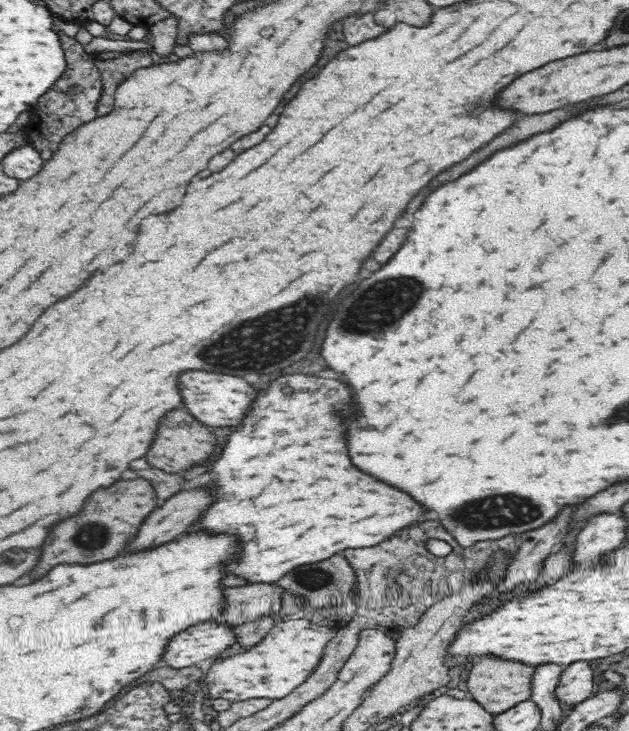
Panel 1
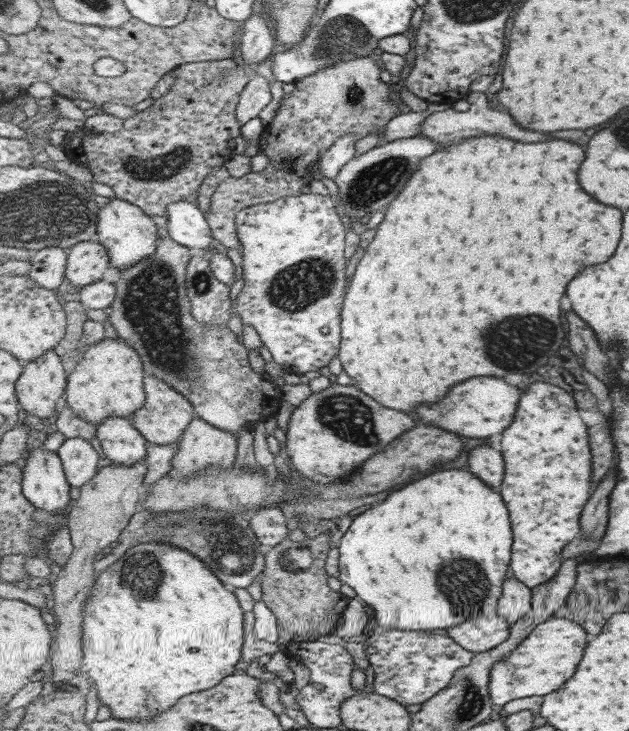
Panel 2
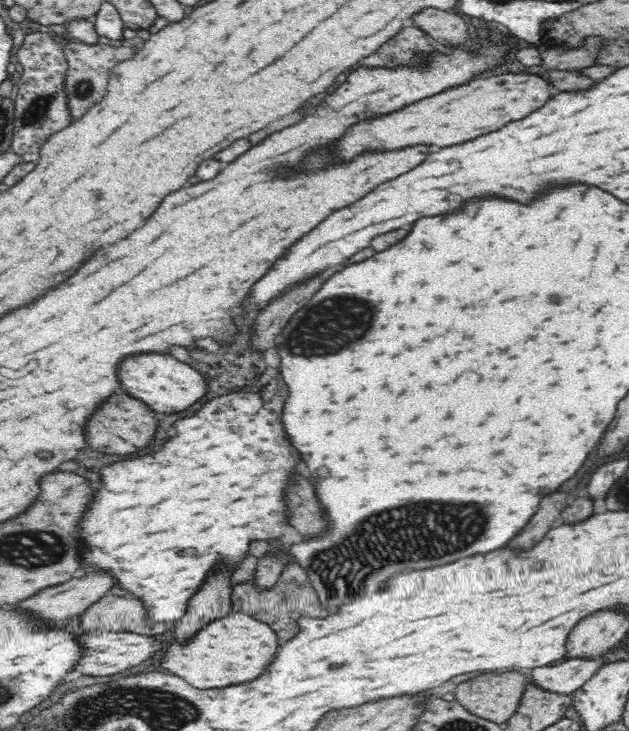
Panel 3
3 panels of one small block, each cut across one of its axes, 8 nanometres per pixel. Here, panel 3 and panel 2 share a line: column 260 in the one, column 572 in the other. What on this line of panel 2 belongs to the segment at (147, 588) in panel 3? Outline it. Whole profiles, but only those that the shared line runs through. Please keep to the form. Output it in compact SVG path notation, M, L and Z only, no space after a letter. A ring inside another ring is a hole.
M535 382L523 392L519 416L503 436L507 472L501 492L511 508L515 528L515 558L510 569L513 576L535 588L558 574L566 563L561 556L563 548L581 532L581 512L591 498L593 476L589 430L570 392L547 382Z

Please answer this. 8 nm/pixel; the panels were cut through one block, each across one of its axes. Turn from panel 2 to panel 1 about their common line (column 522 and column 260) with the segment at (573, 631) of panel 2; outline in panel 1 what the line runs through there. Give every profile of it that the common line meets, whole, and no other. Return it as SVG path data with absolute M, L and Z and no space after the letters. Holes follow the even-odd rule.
M296 616L288 621L276 621L272 631L252 650L213 660L213 665L202 677L201 684L207 696L226 699L229 703L250 698L280 700L298 686L306 683L325 658L326 646L334 639L337 628Z

